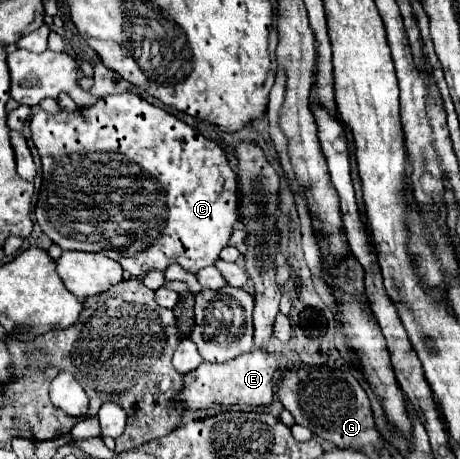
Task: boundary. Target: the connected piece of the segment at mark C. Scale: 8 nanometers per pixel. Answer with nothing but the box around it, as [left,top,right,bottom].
[31,92,237,276]

